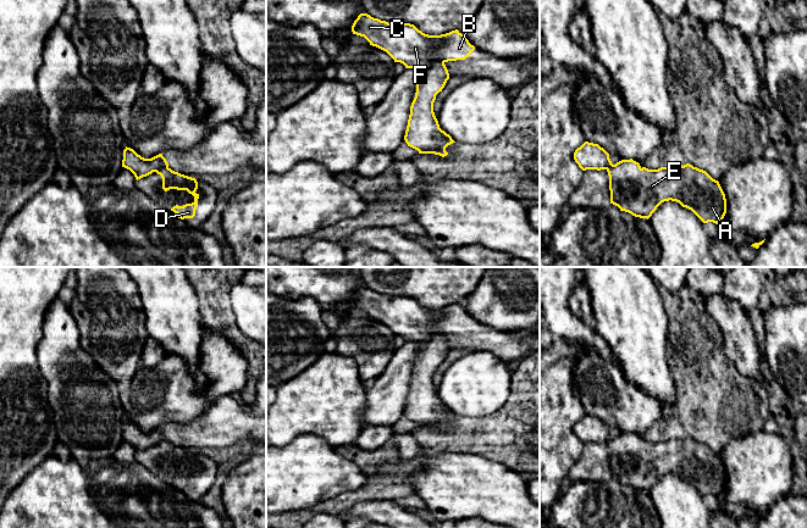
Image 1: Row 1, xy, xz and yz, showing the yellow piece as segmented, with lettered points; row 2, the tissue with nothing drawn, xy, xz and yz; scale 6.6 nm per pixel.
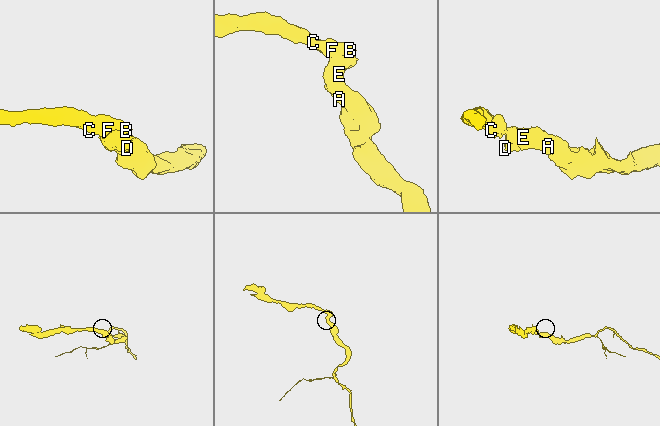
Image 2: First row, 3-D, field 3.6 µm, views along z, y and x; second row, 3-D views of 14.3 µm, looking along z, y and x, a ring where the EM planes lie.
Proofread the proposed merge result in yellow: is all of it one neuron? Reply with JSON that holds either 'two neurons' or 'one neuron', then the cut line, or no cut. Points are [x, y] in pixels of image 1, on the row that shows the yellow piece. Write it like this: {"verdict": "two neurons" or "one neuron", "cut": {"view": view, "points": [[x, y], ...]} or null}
{"verdict": "two neurons", "cut": {"view": "xz", "points": [[443, 61], [434, 61], [420, 68]]}}

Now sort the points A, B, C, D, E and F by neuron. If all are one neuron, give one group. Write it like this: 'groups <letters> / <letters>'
groups A D E / B C F

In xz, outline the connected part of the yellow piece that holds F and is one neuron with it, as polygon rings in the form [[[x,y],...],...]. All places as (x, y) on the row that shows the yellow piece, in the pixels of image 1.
[[[360,13],[352,26],[353,34],[386,51],[405,68],[424,68],[433,62],[465,60],[475,46],[458,30],[429,35],[410,23],[388,23]]]

